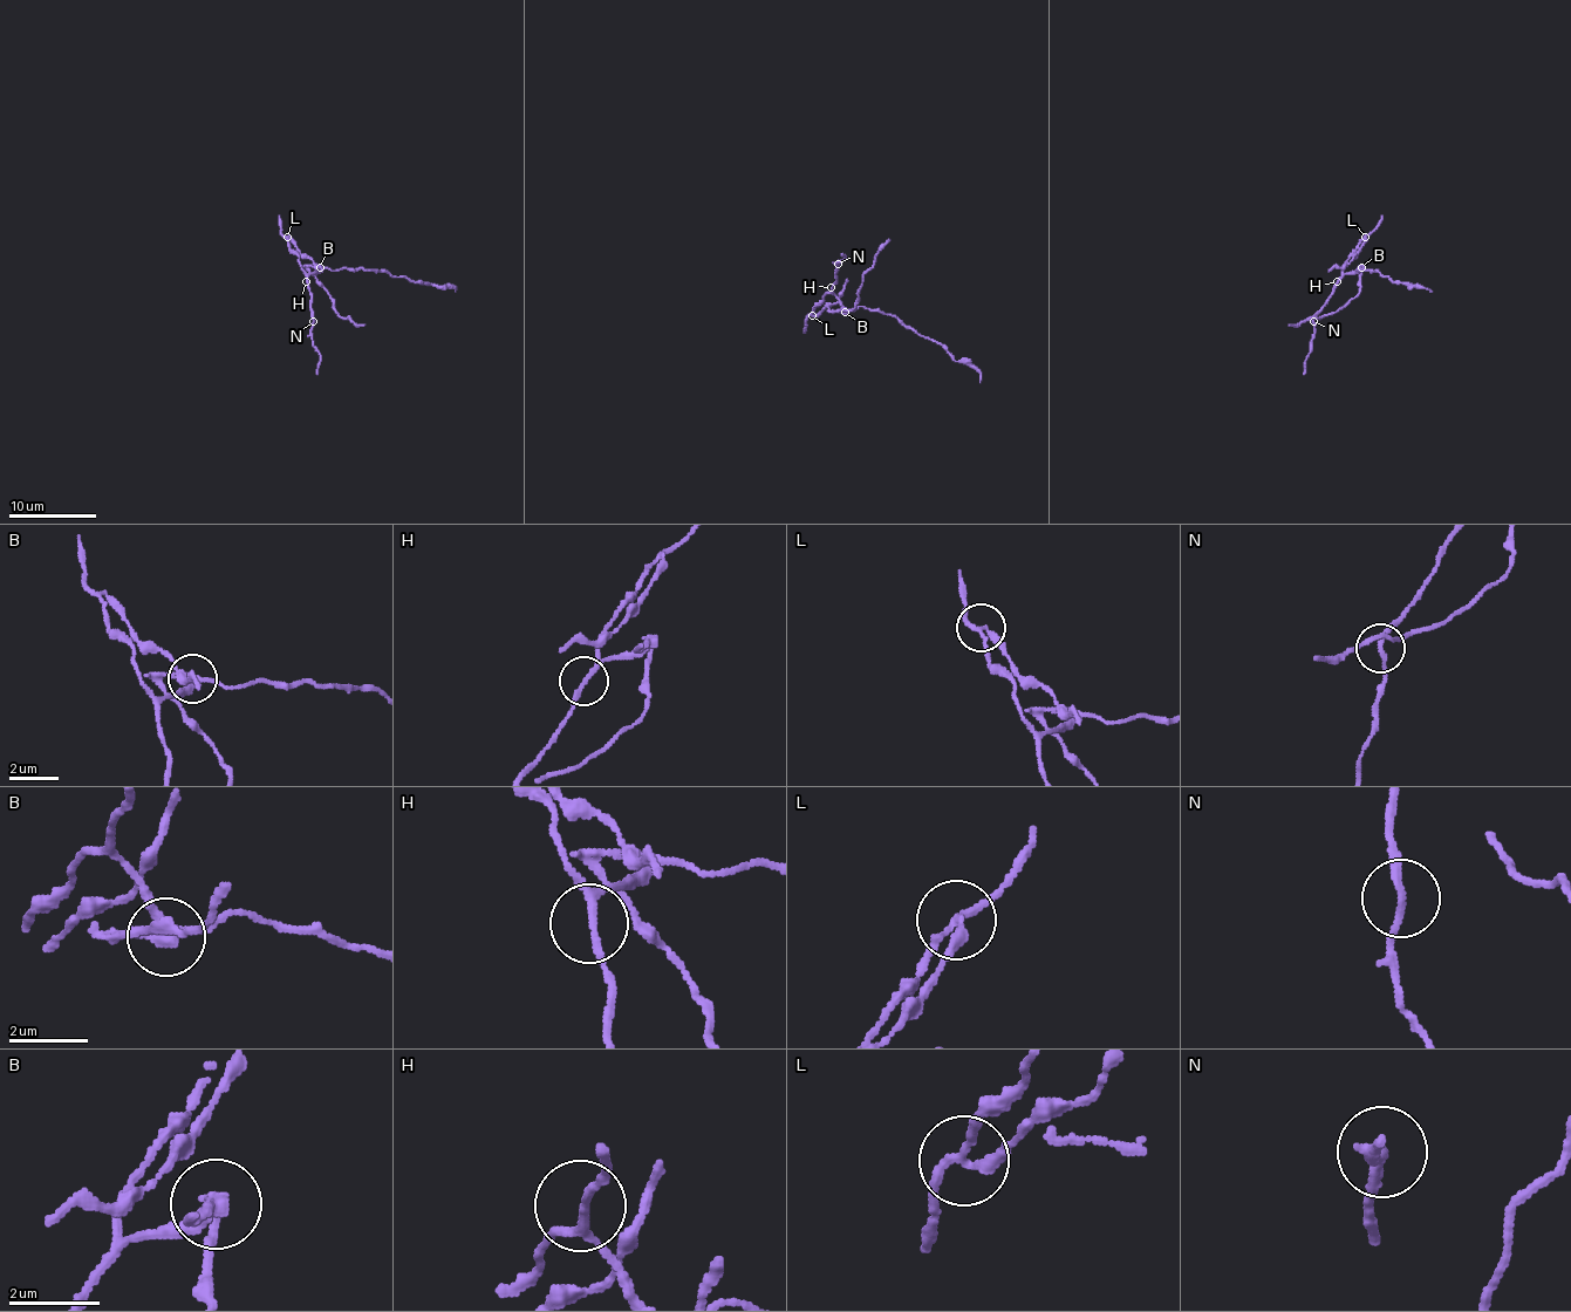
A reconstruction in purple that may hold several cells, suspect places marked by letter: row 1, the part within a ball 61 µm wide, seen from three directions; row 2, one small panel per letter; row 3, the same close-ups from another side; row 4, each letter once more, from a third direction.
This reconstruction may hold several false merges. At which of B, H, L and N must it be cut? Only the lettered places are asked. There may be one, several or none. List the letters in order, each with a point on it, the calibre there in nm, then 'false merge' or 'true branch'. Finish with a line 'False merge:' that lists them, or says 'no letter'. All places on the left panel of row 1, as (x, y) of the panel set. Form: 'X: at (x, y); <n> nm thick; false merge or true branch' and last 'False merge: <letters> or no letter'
B: at (320, 267); 260 nm thick; false merge
H: at (306, 281); 160 nm thick; true branch
L: at (287, 237); 200 nm thick; false merge
N: at (313, 321); 190 nm thick; true branch
False merge: B, L

